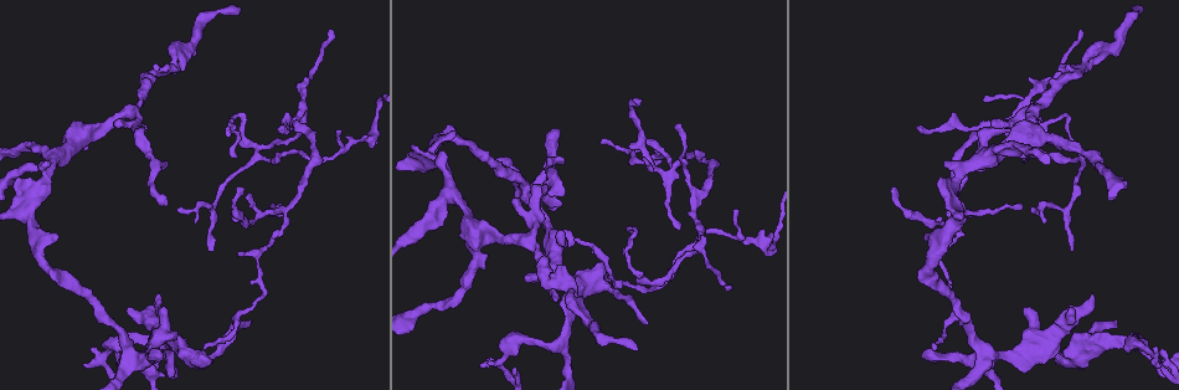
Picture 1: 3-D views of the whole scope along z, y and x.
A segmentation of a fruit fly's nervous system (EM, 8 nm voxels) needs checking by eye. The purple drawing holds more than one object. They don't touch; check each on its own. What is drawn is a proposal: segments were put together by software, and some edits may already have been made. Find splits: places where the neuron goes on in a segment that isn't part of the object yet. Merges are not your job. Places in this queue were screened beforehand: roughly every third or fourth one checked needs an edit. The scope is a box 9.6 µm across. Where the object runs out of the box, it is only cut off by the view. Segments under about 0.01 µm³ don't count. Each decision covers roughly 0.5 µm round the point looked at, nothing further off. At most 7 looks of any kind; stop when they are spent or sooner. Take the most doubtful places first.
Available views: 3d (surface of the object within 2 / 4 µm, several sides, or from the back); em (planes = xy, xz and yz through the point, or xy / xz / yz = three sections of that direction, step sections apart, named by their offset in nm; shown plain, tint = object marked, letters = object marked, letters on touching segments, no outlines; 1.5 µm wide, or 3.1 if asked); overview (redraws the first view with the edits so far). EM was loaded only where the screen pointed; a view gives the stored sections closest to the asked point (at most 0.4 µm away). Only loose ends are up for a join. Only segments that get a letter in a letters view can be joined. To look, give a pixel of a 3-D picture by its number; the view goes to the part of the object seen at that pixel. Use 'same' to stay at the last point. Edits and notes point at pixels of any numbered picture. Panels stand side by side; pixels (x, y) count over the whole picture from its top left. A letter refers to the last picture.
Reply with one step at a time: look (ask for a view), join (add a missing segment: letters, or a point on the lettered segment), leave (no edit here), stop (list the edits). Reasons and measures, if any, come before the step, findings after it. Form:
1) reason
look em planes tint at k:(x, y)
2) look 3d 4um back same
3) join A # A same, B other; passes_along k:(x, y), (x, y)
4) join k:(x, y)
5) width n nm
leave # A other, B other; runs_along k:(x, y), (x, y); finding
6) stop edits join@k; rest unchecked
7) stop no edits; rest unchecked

branch stops here
look em planes letters at 1:(332, 29)

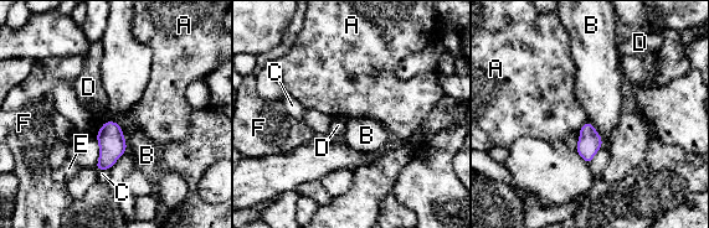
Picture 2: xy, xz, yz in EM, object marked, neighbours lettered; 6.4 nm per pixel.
longest_contact B 180 nm
leave # A other, B other, C other, D other, E other, F other; border 2:(121, 125), (106, 122), (96, 135); none of them fits

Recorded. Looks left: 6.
free end
look 3d 2um at 1:(83, 364)

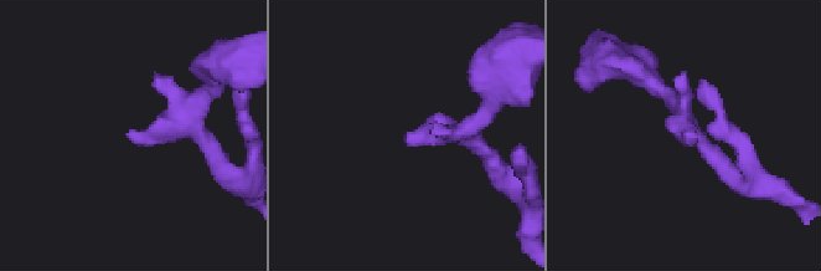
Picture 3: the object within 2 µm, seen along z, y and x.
now the EM
look em yz step 4 letters at 3:(690, 128)

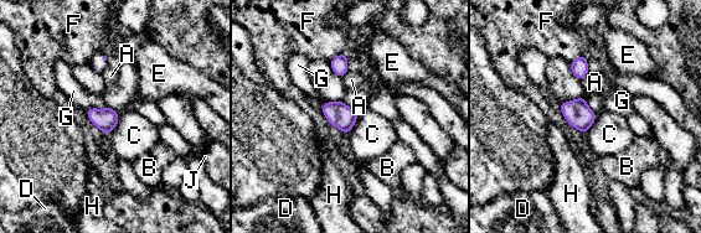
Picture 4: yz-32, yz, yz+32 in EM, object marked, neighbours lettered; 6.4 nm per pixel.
leave # A other, B other, C other, D other, E other, F other, G other, H other, J other; border 4:(108, 107), (89, 108), (86, 112); no lettered segment goes on from it

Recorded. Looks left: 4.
look 3d 2um at 1:(557, 128)

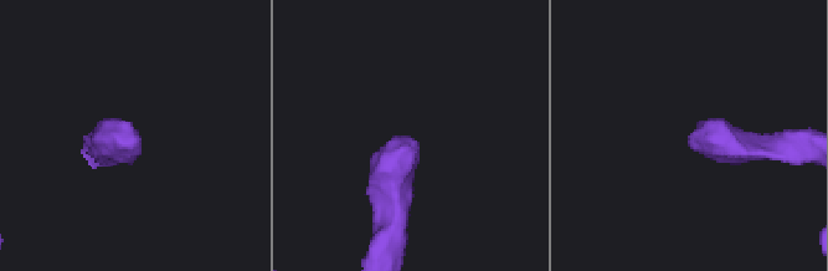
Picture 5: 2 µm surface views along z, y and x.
look em planes letters at 5:(697, 125)

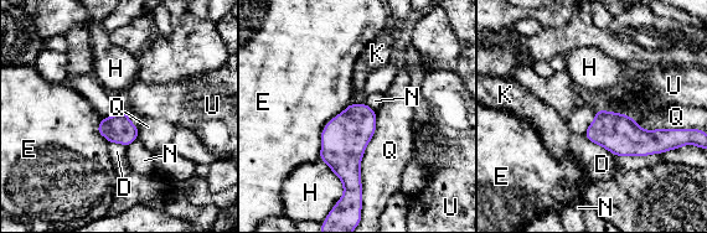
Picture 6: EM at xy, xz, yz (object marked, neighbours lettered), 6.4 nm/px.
leave # D other, E other, H other, K other, N other, Q other, U other; border 6:(599, 108), (628, 115); none of them fits

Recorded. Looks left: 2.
stop no edits; rest unchecked

